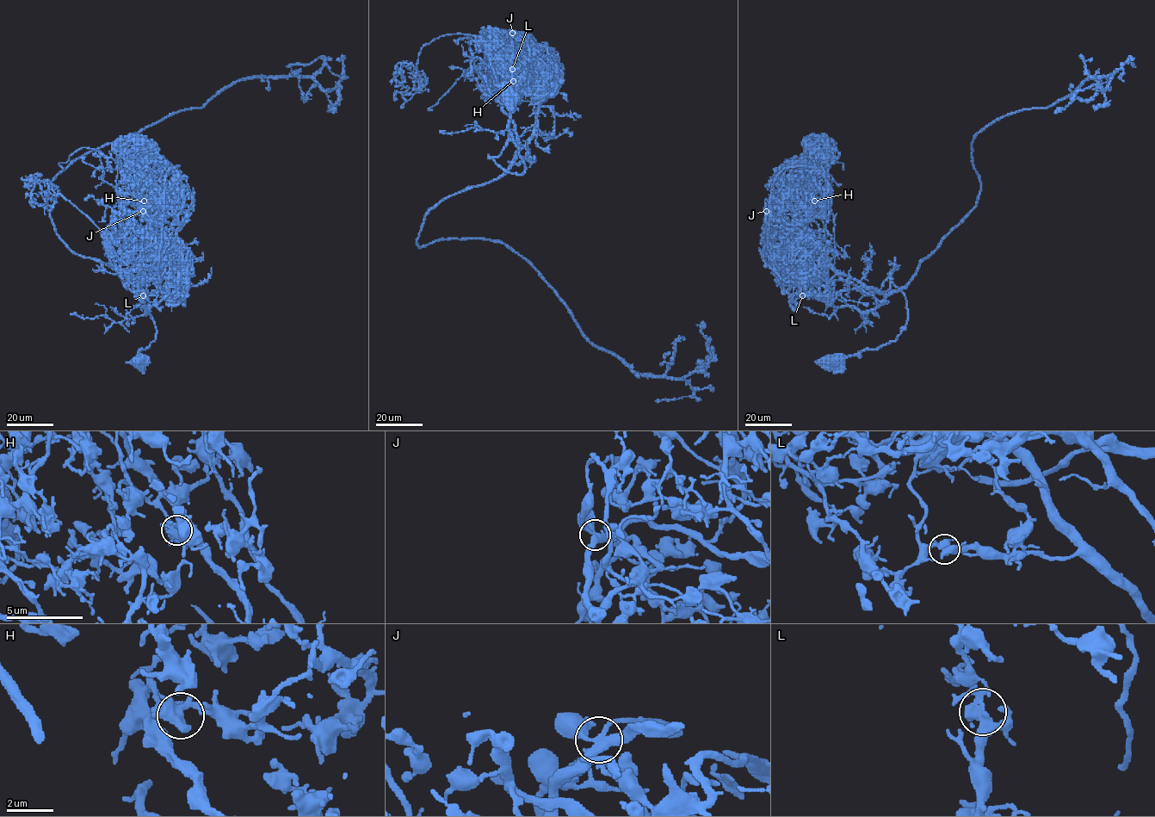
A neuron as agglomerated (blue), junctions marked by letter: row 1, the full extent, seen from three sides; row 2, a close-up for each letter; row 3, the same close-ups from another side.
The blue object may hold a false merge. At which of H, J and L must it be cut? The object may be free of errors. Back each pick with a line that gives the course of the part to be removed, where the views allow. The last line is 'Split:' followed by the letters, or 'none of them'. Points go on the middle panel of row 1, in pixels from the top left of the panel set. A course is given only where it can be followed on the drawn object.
L: Course of the part to remove: (512, 69), (512, 164), (444, 197), (418, 247), (507, 244), (591, 343), (652, 377), (707, 364), (703, 321)
Split: L

